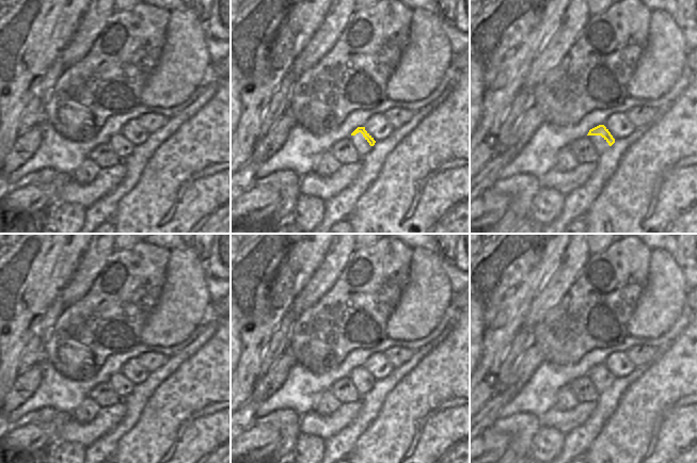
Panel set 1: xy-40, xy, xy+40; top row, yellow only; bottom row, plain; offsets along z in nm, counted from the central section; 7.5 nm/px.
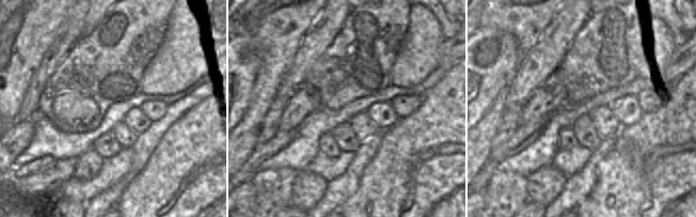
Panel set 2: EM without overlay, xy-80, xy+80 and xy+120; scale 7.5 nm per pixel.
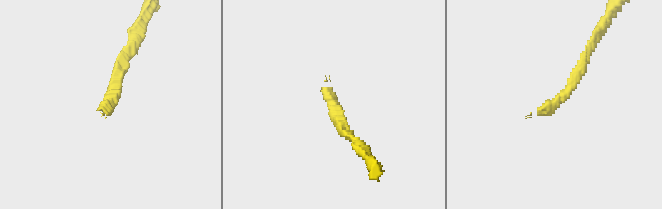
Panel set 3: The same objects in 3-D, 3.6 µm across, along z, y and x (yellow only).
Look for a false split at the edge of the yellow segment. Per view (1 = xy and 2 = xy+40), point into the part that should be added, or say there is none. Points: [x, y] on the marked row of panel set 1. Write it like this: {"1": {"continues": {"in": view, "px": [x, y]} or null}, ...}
{"1": {"continues": null}, "2": {"continues": null}}

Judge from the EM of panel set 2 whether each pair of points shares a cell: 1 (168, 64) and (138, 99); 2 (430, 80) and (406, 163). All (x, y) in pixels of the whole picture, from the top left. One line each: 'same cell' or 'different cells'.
1: different cells
2: different cells

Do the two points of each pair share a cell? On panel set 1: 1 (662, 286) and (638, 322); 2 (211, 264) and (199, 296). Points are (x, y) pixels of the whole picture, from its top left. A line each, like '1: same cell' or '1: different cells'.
1: same cell
2: different cells

